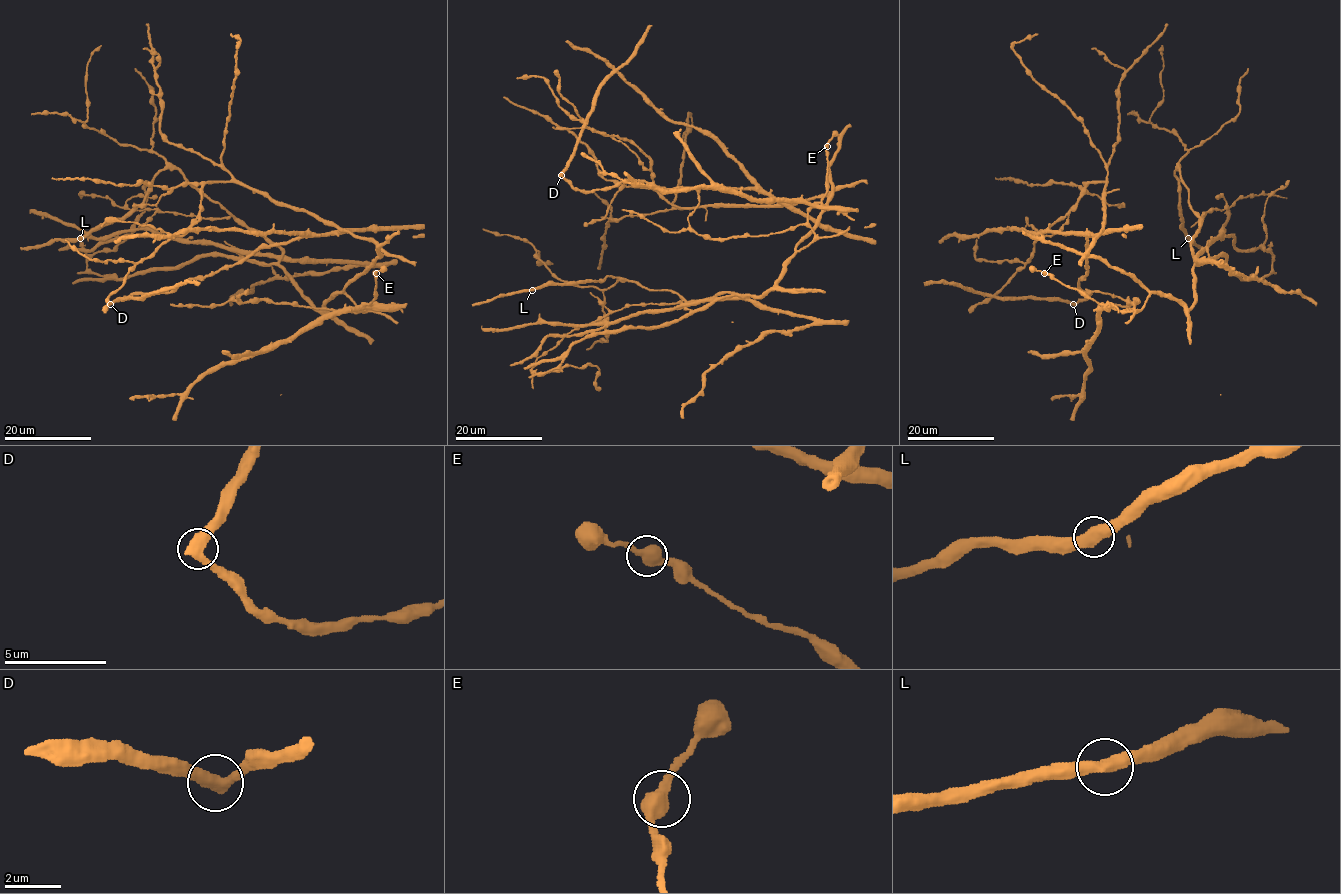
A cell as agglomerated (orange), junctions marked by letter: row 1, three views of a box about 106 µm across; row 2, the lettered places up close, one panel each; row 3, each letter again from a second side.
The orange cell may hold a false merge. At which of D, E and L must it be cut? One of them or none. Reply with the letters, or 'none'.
D

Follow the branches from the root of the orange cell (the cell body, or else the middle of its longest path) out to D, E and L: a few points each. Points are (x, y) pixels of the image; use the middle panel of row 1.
D: (819, 213), (834, 190), (824, 197), (789, 204), (753, 189), (662, 188), (634, 179), (580, 190), (561, 175)
E: (819, 213), (817, 223), (799, 242), (797, 250), (814, 238), (807, 212), (826, 192), (827, 146)
L: (819, 213), (782, 277), (761, 296), (718, 293), (685, 301), (677, 293), (648, 290), (611, 276), (532, 289)

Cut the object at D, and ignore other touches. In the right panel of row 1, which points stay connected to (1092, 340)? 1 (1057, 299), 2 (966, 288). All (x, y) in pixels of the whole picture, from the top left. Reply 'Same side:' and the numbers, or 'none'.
Same side: none

